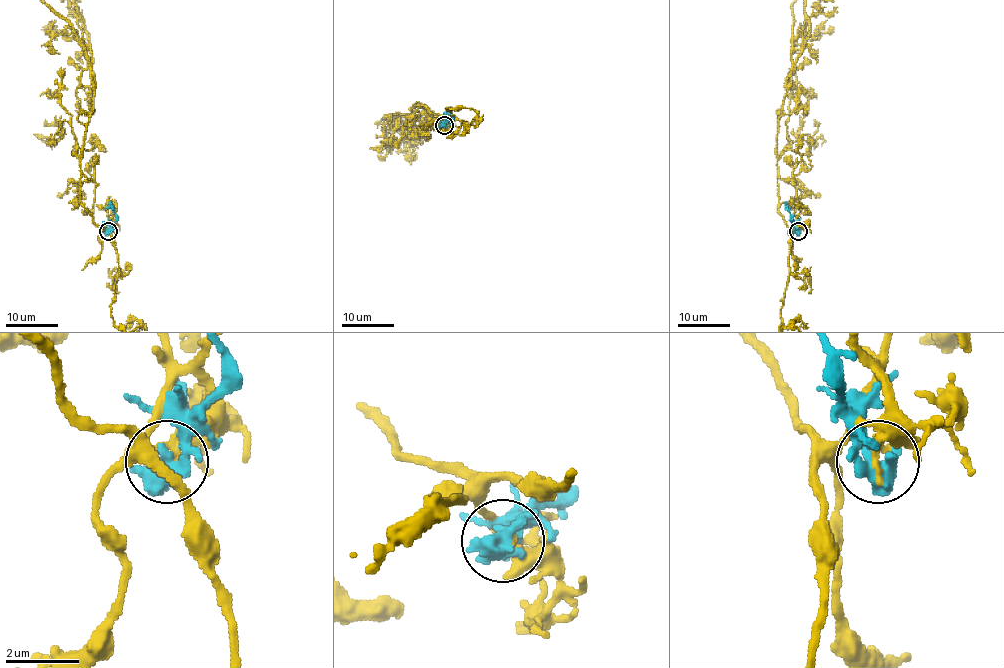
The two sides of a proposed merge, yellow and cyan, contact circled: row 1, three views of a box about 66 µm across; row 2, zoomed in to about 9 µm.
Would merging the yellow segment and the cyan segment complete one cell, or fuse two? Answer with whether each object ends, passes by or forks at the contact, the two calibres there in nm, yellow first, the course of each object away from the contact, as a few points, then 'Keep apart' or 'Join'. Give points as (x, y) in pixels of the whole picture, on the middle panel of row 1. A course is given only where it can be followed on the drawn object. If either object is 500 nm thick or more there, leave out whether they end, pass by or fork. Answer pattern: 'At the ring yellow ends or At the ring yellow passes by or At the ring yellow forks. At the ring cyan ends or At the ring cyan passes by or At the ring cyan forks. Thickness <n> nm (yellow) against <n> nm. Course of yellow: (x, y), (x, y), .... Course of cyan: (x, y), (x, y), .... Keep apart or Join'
At the ring yellow ends. At the ring cyan passes by. Thickness 320 nm (yellow) against 480 nm. Course of cyan: (444, 125), (451, 118), (445, 112). Keep apart

